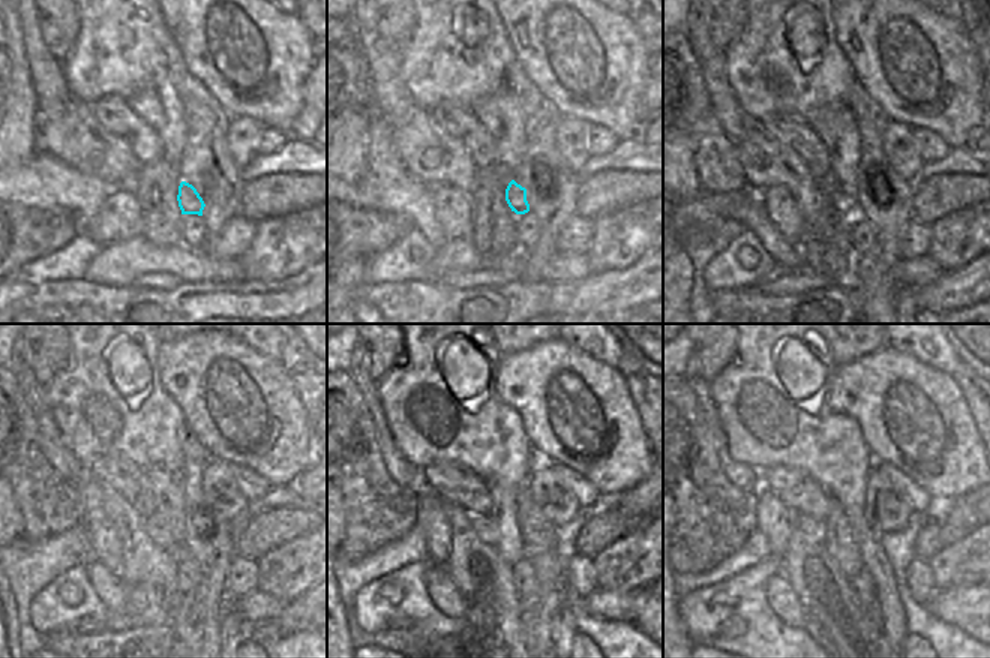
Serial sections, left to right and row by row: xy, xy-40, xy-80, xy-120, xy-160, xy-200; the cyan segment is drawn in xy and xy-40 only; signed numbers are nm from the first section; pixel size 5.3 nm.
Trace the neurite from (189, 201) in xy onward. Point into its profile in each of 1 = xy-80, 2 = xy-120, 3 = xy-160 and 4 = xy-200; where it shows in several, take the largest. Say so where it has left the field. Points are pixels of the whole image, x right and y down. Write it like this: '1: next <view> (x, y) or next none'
1: next xy-80 (845, 204)
2: next xy-120 (156, 529)
3: next xy-160 (485, 528)
4: next xy-200 (816, 529)

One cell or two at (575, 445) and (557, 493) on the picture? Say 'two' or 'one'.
two

